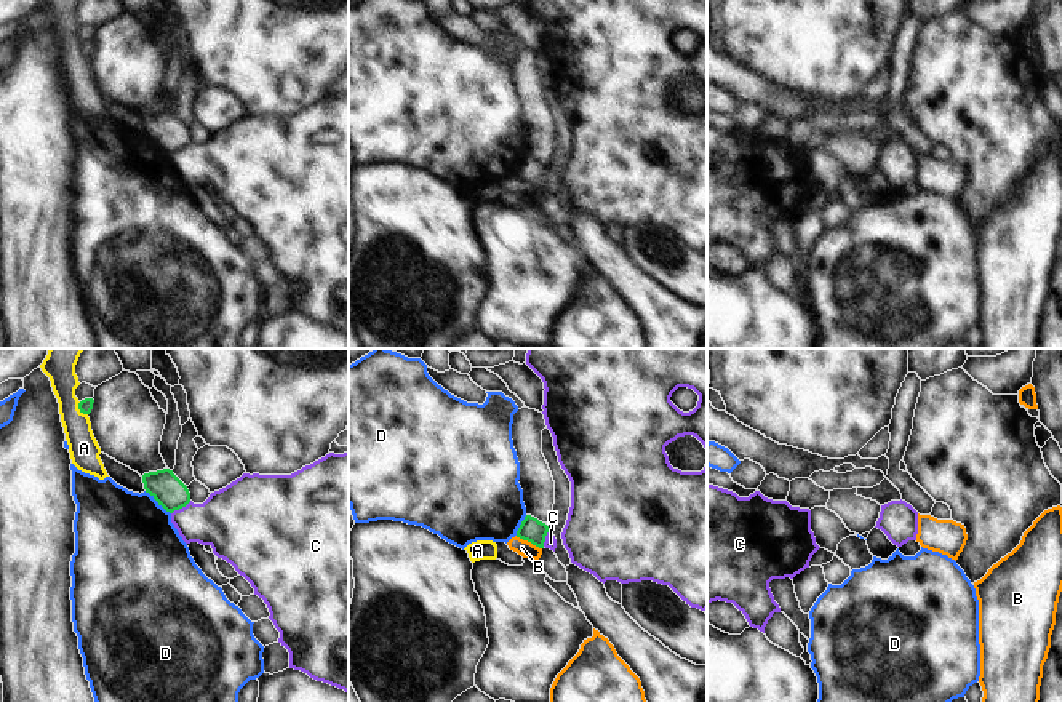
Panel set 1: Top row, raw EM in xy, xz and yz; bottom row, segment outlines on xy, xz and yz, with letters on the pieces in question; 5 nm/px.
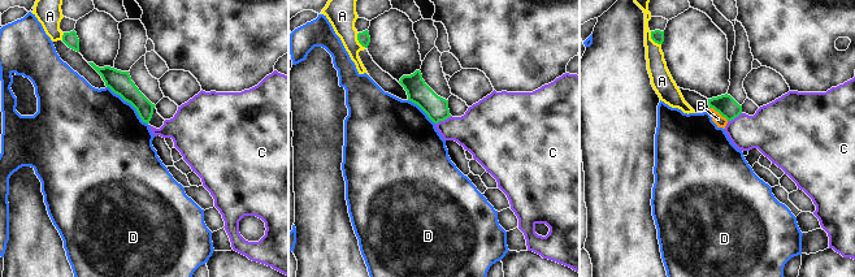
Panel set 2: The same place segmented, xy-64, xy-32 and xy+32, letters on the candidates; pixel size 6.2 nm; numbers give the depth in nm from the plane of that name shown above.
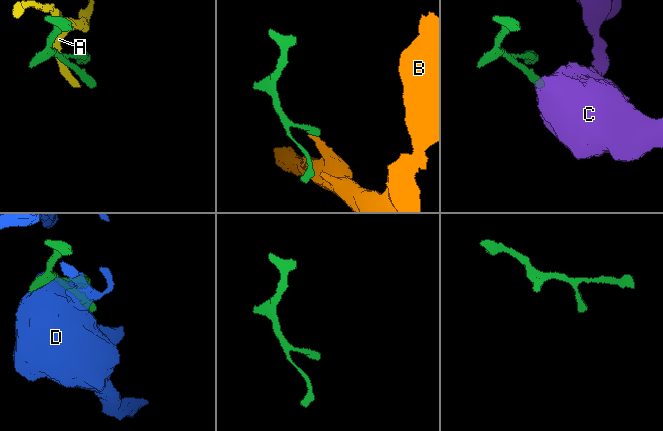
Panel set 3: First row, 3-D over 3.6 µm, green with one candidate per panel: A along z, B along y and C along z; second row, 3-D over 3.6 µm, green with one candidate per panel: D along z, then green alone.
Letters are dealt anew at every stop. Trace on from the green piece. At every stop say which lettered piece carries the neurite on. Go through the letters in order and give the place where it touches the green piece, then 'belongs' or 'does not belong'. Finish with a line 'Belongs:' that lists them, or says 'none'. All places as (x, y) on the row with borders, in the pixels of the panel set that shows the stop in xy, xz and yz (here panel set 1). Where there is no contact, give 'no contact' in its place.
A: meets green in xy at (80, 410); does not belong
B: meets green in xz at (528, 541); does not belong
C: meets green in xy at (181, 507); does not belong
D: meets green in xy at (157, 501); does not belong
Belongs: none

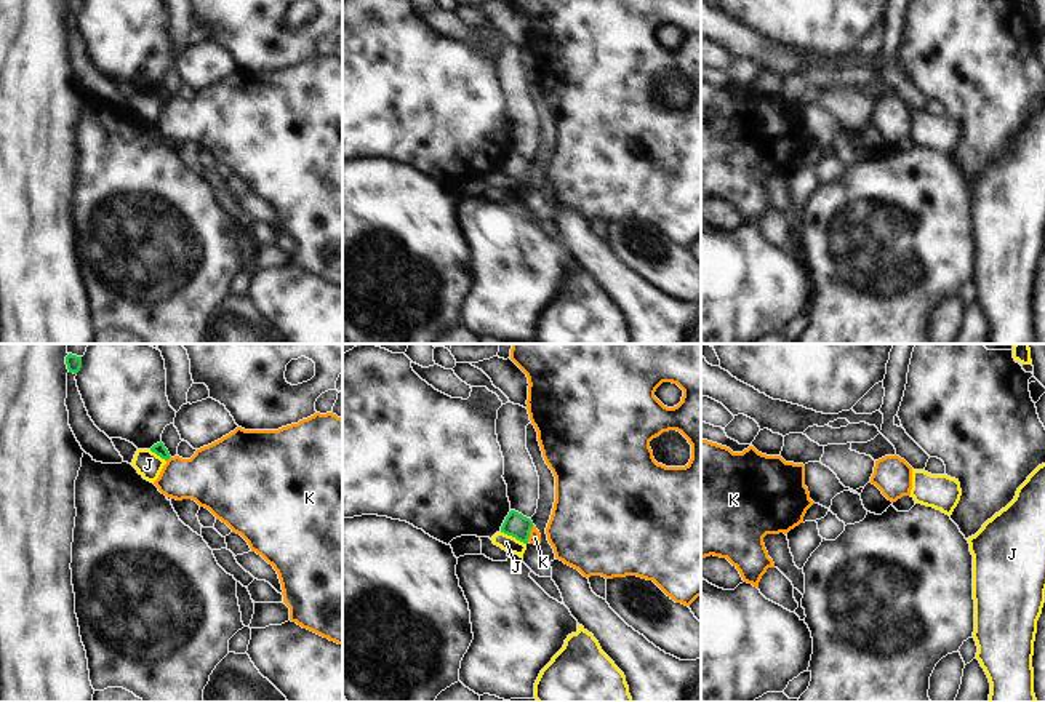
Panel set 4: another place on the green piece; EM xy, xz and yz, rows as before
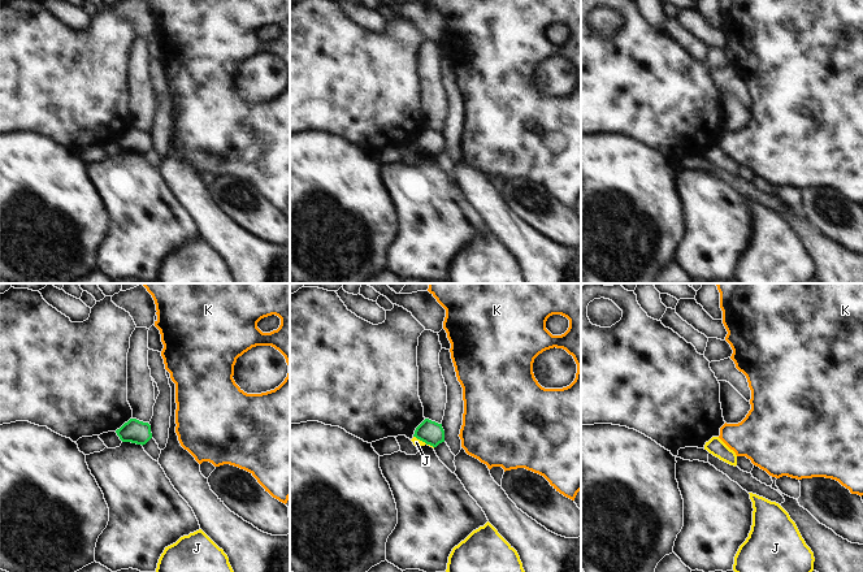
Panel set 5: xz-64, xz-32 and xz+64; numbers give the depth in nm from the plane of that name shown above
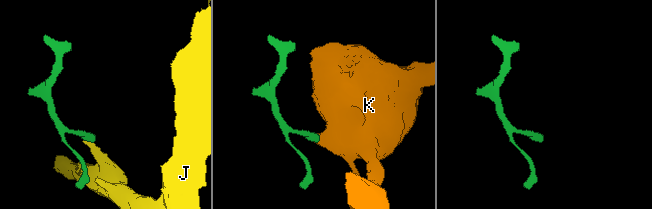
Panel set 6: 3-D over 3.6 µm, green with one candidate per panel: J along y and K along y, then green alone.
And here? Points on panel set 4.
J: meets green in xz at (512, 536); does not belong
K: meets green in xz at (528, 533); does not belong
Belongs: none

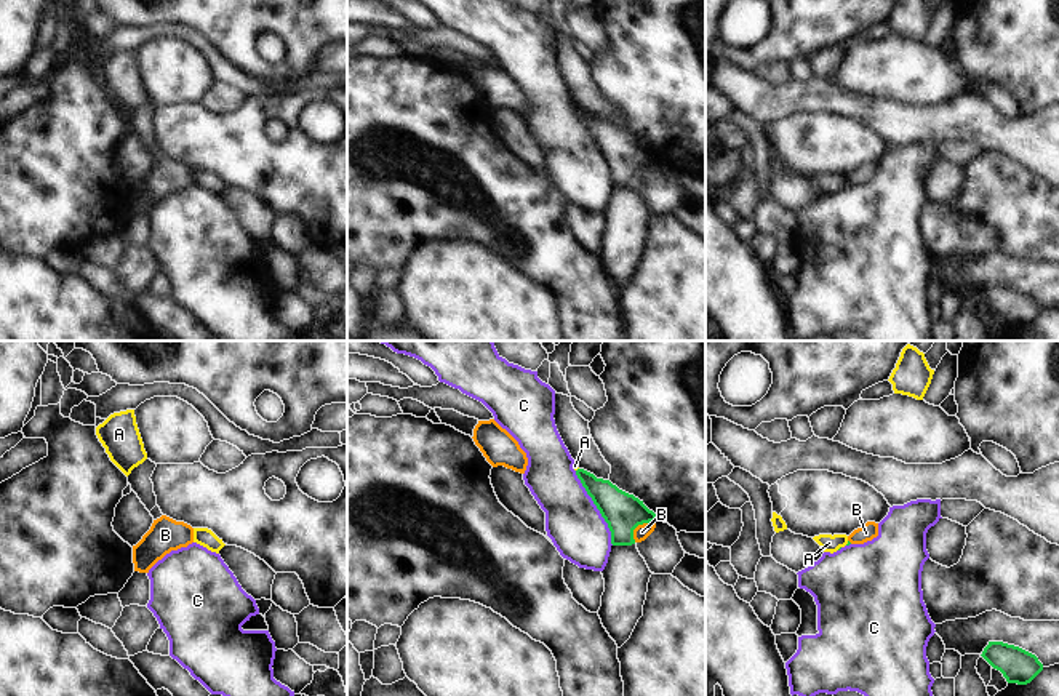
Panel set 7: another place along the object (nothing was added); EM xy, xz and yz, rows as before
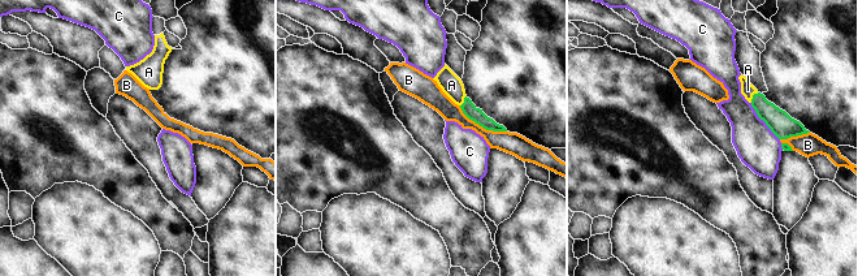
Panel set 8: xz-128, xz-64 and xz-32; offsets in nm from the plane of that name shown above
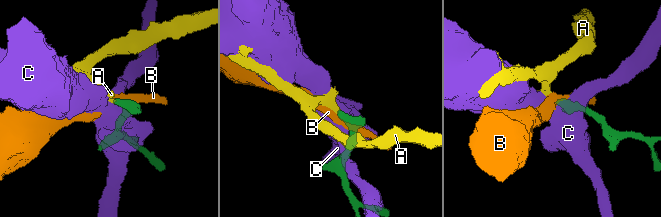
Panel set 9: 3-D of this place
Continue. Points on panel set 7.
A: meets green in yz at (848, 543); belongs
B: meets green in xz at (639, 524); does not belong
C: meets green in xz at (597, 508); does not belong
Belongs: A

